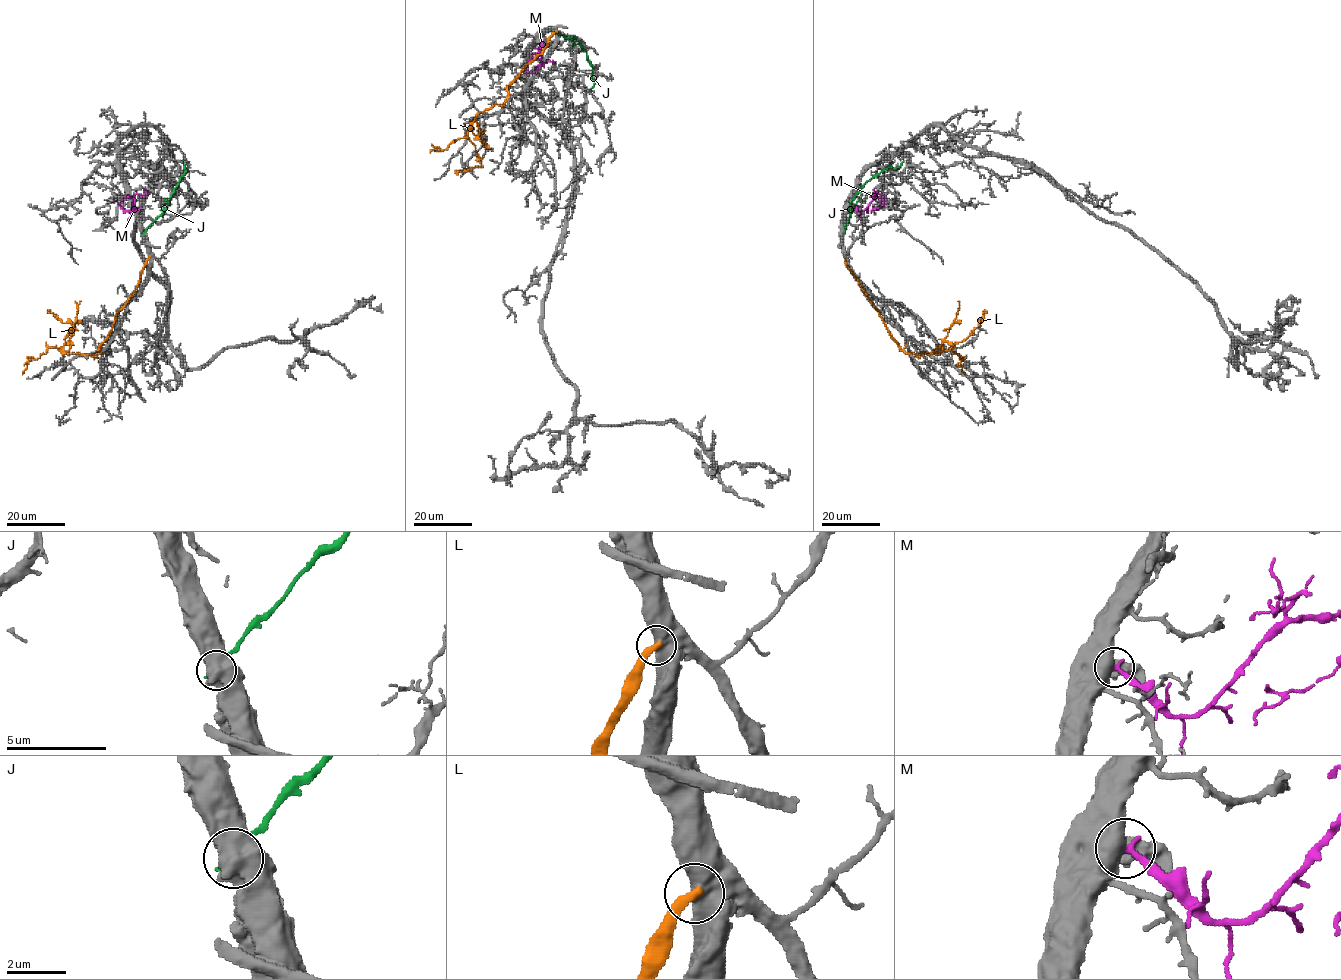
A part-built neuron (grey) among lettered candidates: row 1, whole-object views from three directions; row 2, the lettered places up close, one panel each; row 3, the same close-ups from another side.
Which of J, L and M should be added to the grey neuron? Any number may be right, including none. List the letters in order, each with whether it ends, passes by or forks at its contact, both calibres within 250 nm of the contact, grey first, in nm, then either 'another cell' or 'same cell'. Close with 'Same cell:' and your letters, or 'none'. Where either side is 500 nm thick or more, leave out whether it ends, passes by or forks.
J: 800 nm thick on the grey side, 300 nm on the other; another cell
L: 800 nm thick on the grey side, 320 nm on the other; another cell
M: 750 nm thick on the grey side, 200 nm on the other; same cell
Same cell: M

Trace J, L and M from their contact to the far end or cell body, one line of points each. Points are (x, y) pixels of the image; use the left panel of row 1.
J: (143, 234), (166, 208), (185, 173), (184, 168), (187, 168), (182, 160)
L: (149, 256), (135, 291), (116, 313), (99, 353), (61, 351), (74, 324), (62, 322), (47, 310)
M: (132, 204), (134, 211), (134, 199), (126, 197), (123, 200), (120, 207), (125, 212)

